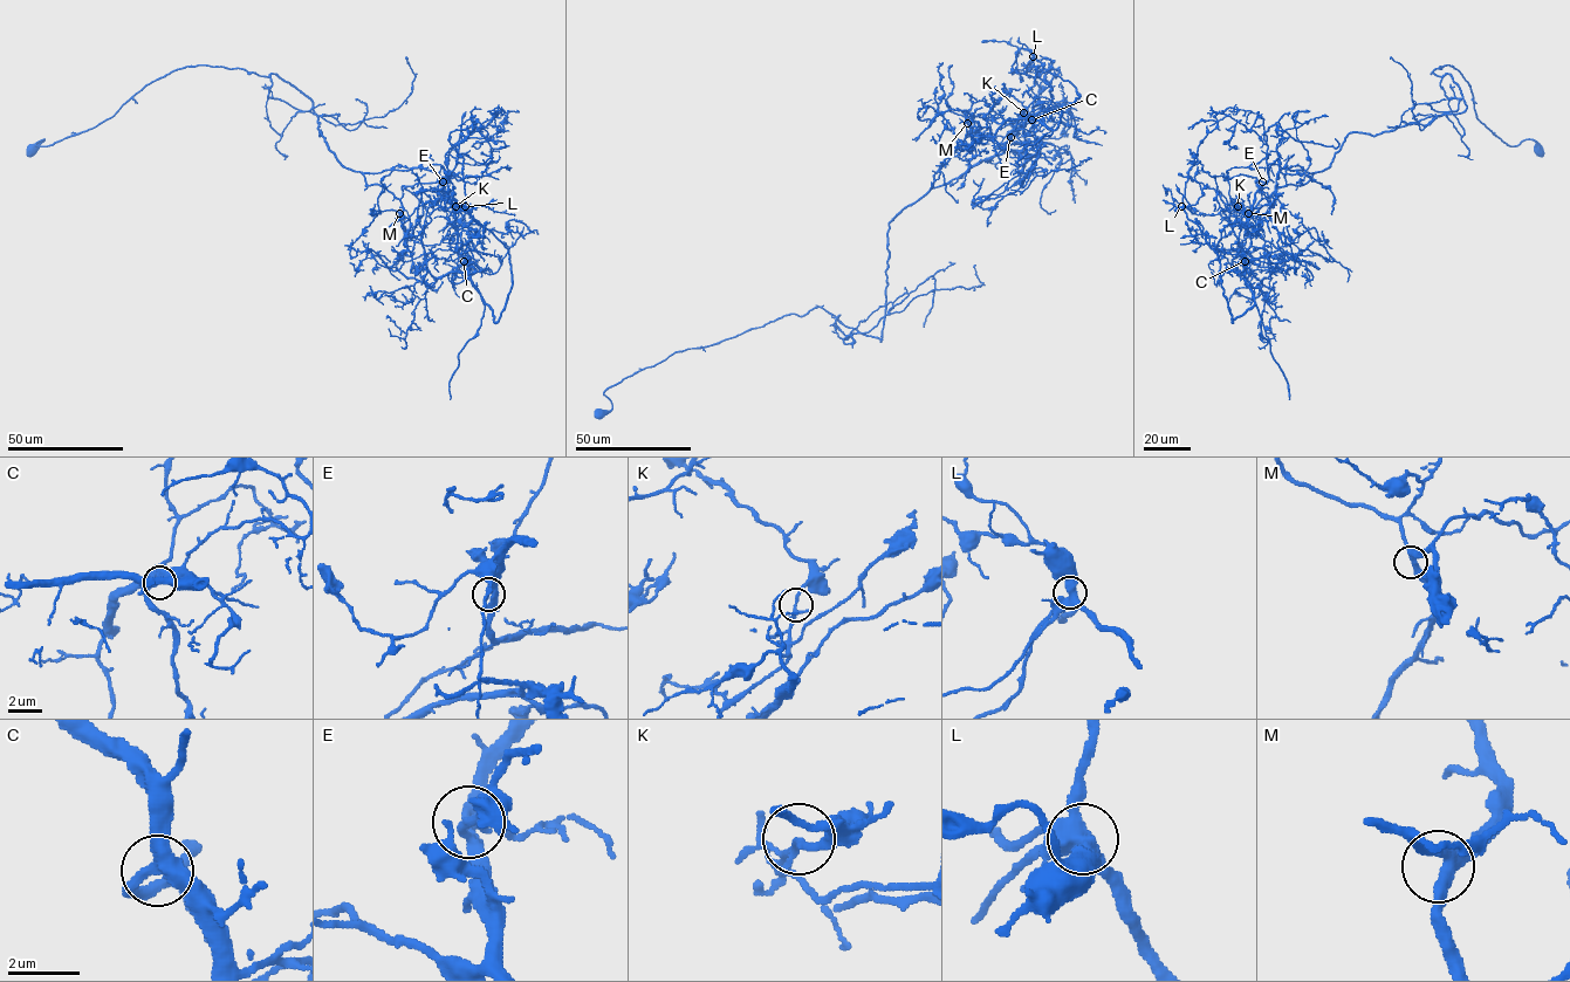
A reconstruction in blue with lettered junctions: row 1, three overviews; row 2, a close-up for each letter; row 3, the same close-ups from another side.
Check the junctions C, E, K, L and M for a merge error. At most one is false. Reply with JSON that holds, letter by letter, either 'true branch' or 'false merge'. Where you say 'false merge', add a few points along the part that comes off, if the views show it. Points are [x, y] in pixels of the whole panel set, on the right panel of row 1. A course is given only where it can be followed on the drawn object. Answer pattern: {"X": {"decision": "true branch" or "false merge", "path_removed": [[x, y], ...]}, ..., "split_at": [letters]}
{"C": {"decision": "true branch"}, "E": {"decision": "true branch"}, "K": {"decision": "false merge", "path_removed": [[1238, 205], [1352, 132], [1455, 111], [1446, 66], [1540, 155]]}, "L": {"decision": "true branch"}, "M": {"decision": "true branch"}, "split_at": ["K"]}

